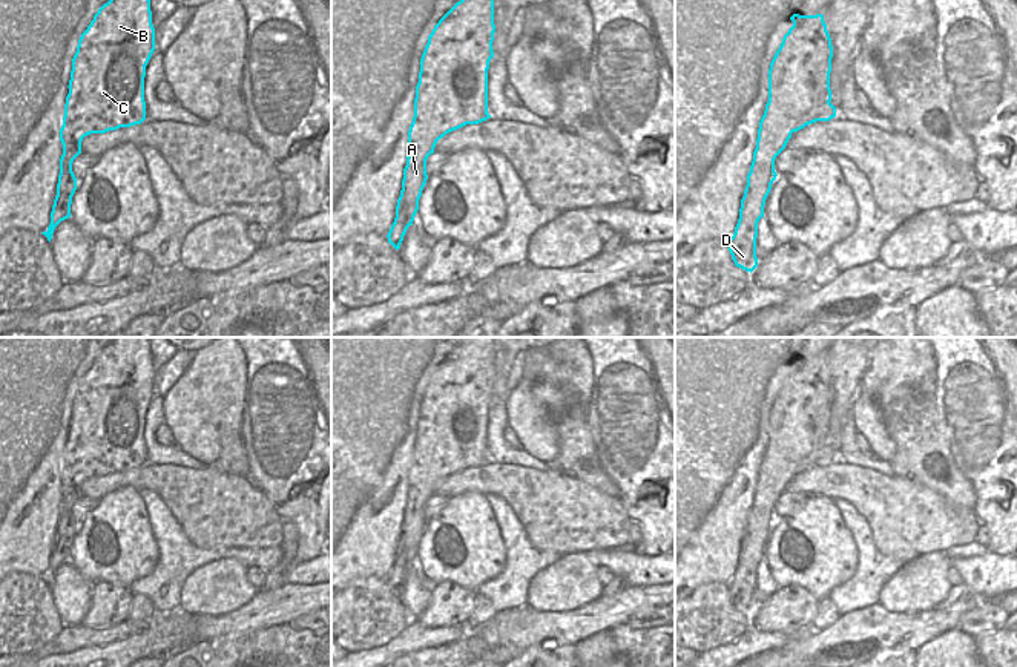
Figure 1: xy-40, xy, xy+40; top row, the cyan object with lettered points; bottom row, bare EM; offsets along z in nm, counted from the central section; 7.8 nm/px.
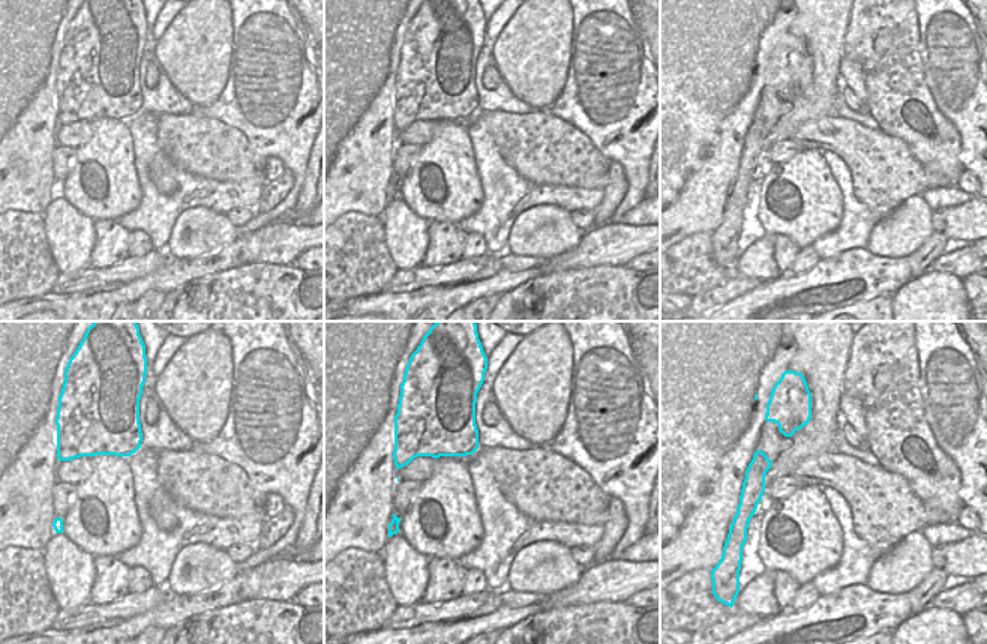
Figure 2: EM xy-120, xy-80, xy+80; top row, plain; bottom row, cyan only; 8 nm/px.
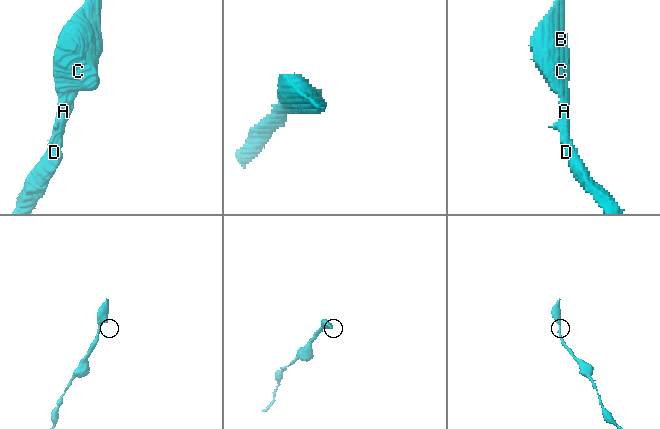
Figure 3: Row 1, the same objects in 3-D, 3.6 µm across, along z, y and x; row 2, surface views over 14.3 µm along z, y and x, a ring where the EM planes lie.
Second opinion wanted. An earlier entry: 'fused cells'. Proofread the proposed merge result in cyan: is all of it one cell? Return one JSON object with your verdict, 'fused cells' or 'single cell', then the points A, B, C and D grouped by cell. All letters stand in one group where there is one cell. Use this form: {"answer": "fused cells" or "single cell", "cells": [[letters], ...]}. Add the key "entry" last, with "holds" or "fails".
{"answer": "single cell", "cells": [["A", "B", "C", "D"]], "entry": "fails"}

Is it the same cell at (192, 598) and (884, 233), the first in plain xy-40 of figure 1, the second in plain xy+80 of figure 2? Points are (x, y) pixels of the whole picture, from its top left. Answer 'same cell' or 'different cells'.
same cell

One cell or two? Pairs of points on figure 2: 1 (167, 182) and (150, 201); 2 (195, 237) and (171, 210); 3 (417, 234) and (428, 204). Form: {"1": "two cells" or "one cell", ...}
{"1": "two cells", "2": "two cells", "3": "two cells"}

